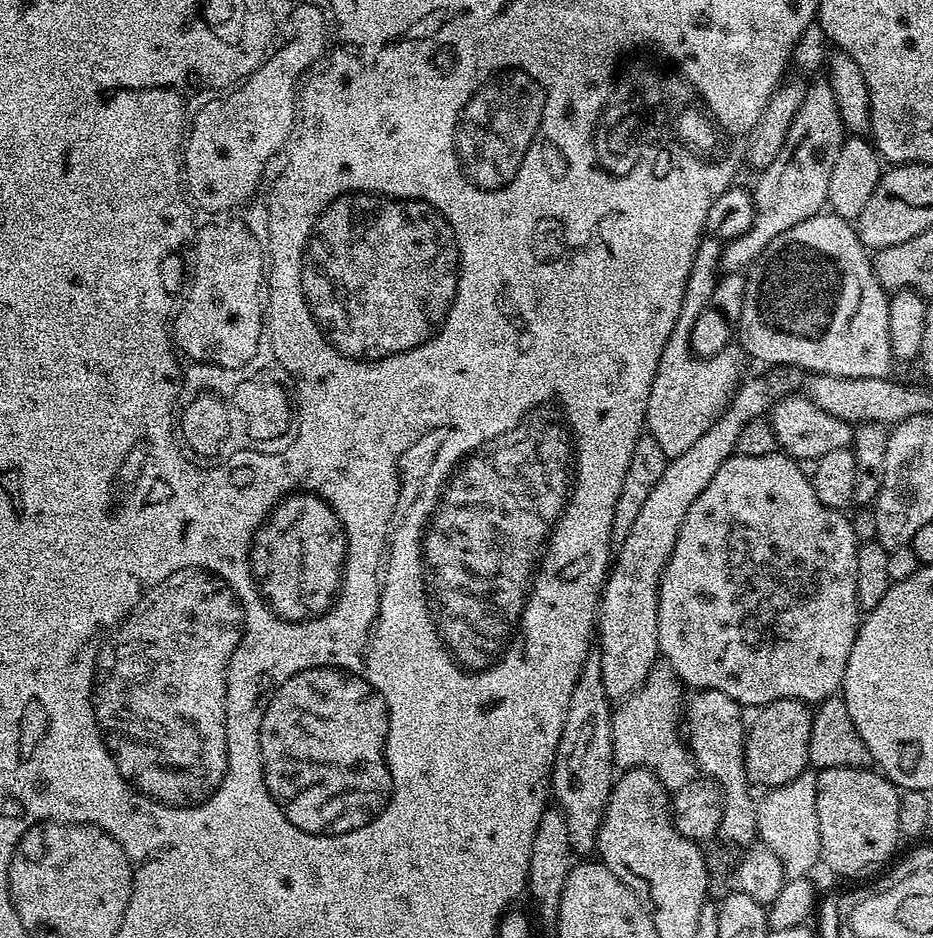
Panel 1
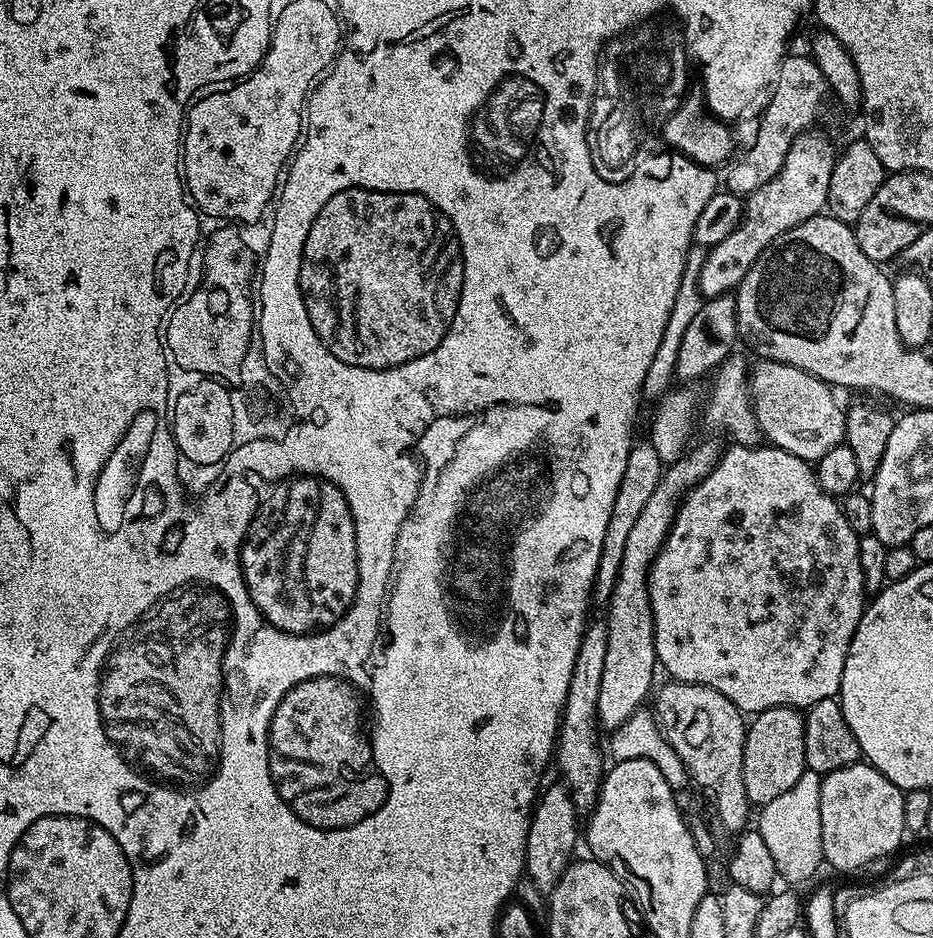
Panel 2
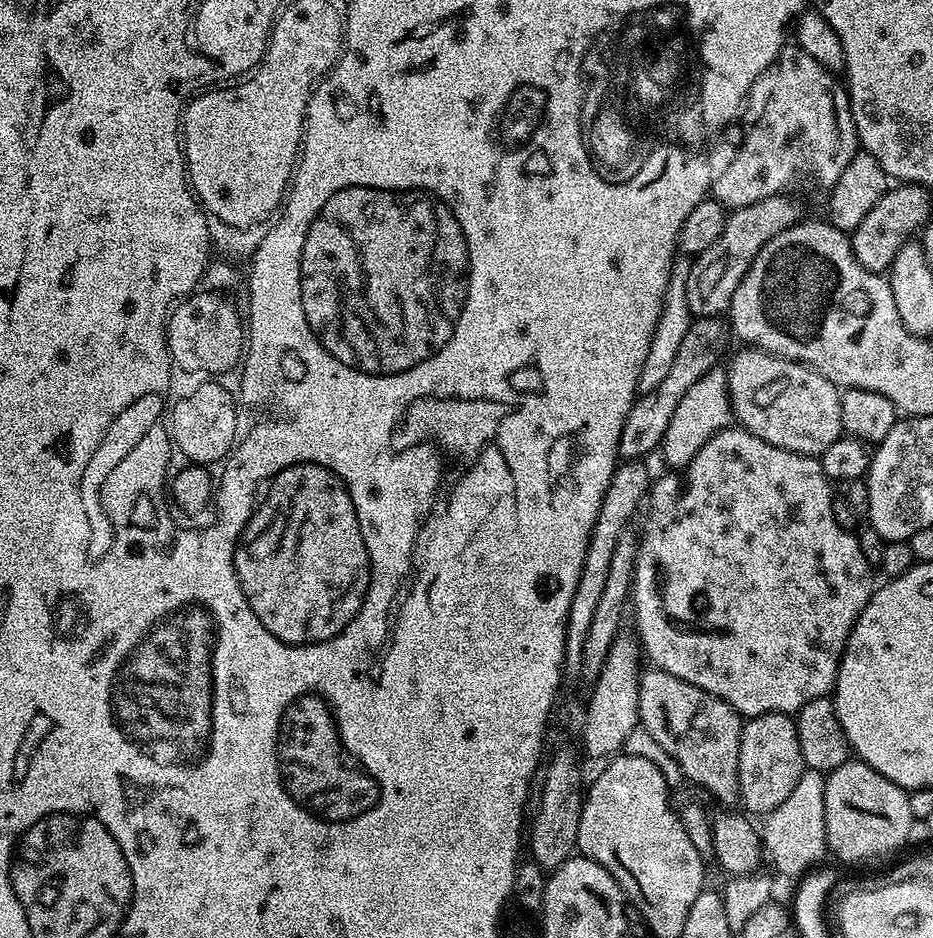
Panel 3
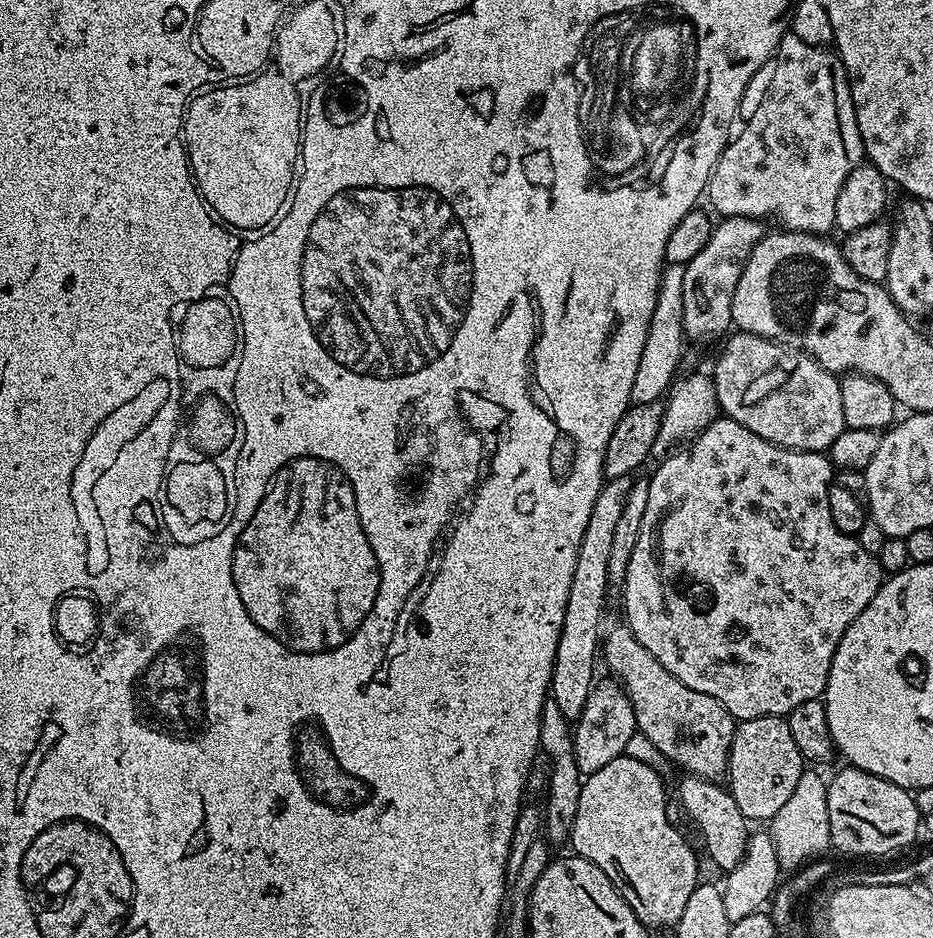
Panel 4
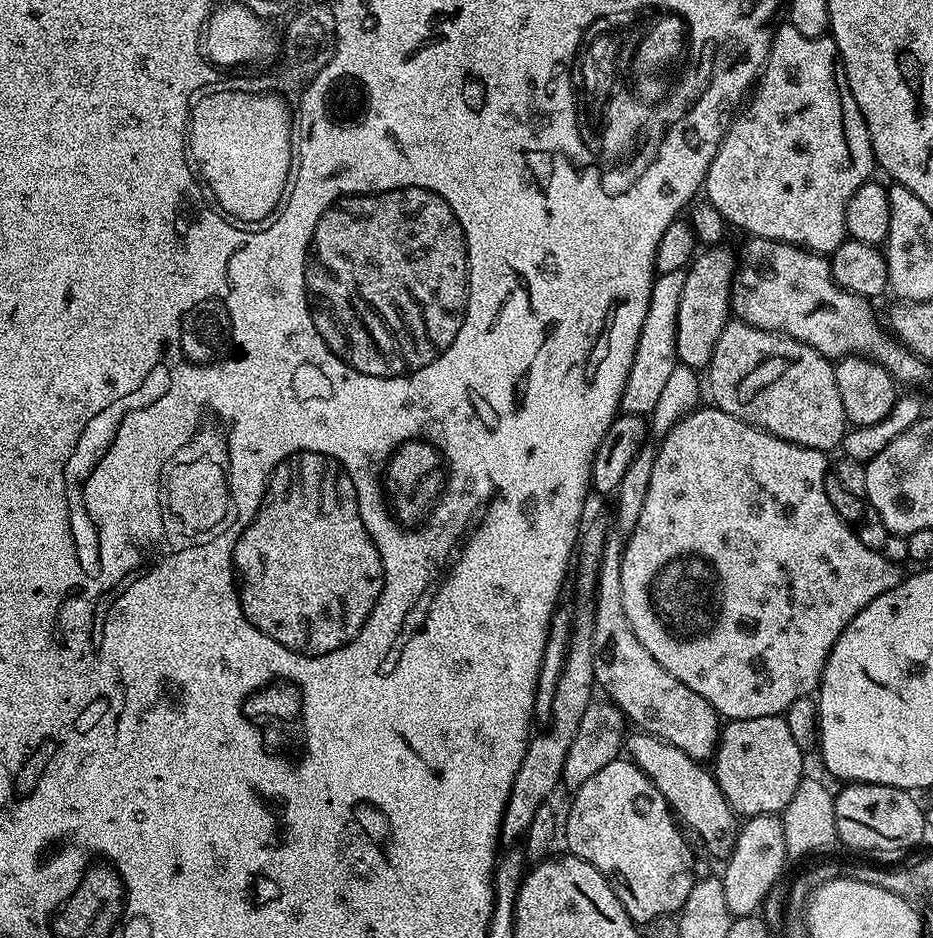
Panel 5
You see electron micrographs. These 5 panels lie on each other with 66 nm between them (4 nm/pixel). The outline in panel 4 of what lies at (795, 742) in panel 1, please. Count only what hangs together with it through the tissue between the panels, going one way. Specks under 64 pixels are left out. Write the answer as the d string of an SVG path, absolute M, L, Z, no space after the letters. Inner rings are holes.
M767 716L737 723L728 755L726 787L748 821L770 822L790 799L790 794L794 794L794 786L798 786L798 778L802 778L804 771L804 755L794 743L785 717Z

